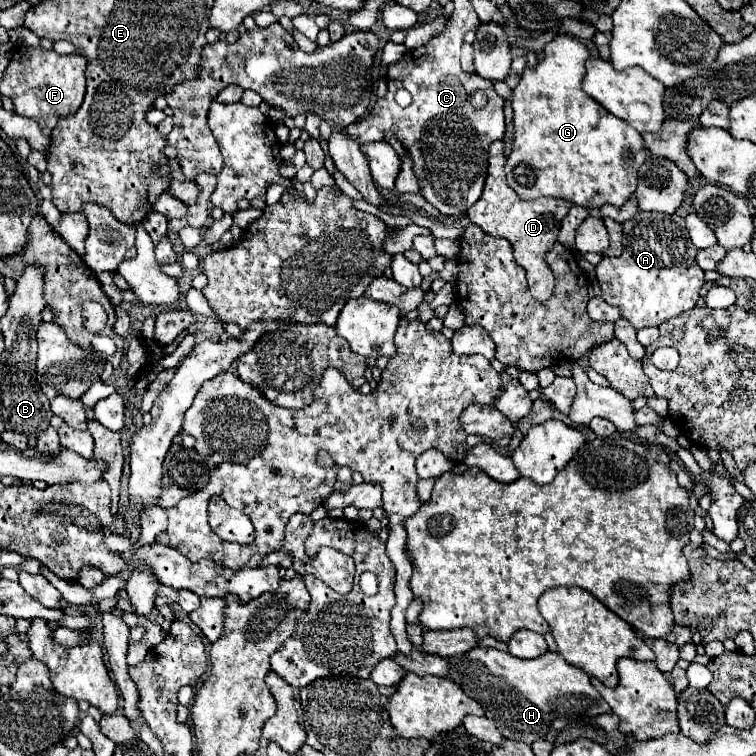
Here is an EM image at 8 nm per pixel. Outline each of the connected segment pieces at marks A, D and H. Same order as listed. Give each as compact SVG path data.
M638 212L636 218L624 222L624 252L618 258L602 258L596 266L596 278L602 288L602 298L620 308L622 316L632 322L636 330L646 326L660 326L662 322L690 310L700 298L700 288L704 286L704 270L694 262L696 246L688 238L684 218L678 214L662 212Z
M496 140L490 146L490 166L488 166L488 178L484 192L480 200L468 210L468 218L472 224L480 226L484 232L496 236L496 238L506 238L514 246L514 258L516 262L526 270L528 276L528 288L532 296L540 302L548 300L554 290L554 274L546 262L546 254L556 242L560 224L568 210L572 208L572 202L560 200L560 198L540 198L540 200L522 200L508 184L506 184L506 174L504 174L504 142Z
M472 648L470 652L466 652L462 656L448 658L448 662L450 662L450 680L454 680L470 698L474 698L484 708L486 716L496 722L496 726L504 738L532 744L536 738L546 736L546 732L550 728L556 730L558 724L564 726L564 722L570 722L572 714L598 716L598 714L610 712L606 702L600 698L600 694L592 686L590 676L584 670L568 664L558 652L548 650L546 654L542 654L534 660L522 660L522 658L516 658L516 656L496 650L496 648Z

